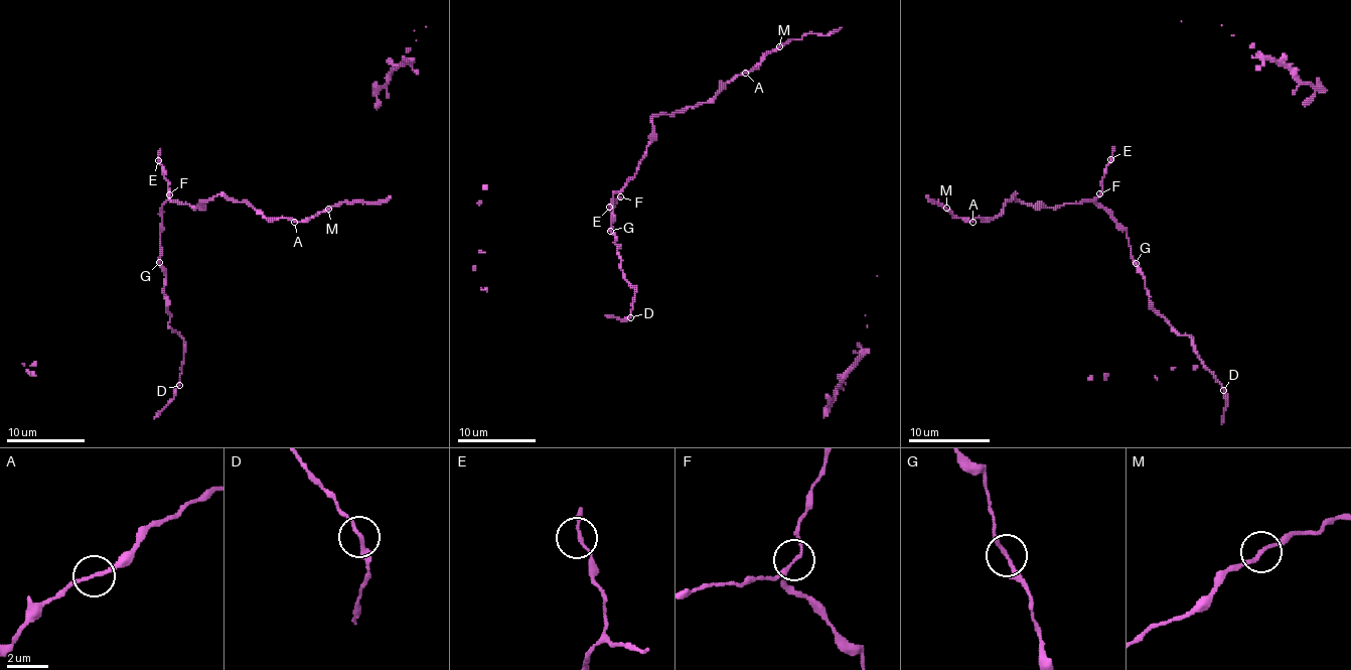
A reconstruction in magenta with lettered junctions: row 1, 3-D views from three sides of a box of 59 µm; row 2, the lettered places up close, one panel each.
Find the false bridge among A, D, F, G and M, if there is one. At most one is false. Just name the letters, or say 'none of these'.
none of these

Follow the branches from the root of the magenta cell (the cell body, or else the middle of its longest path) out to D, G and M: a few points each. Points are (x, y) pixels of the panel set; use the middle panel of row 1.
D: (619, 199), (615, 193), (611, 231), (617, 239), (619, 268), (625, 280), (634, 288), (630, 317)
G: (619, 199), (615, 193), (611, 231)
M: (619, 199), (646, 150), (654, 116), (674, 114), (708, 103), (727, 83), (749, 73), (778, 47)

